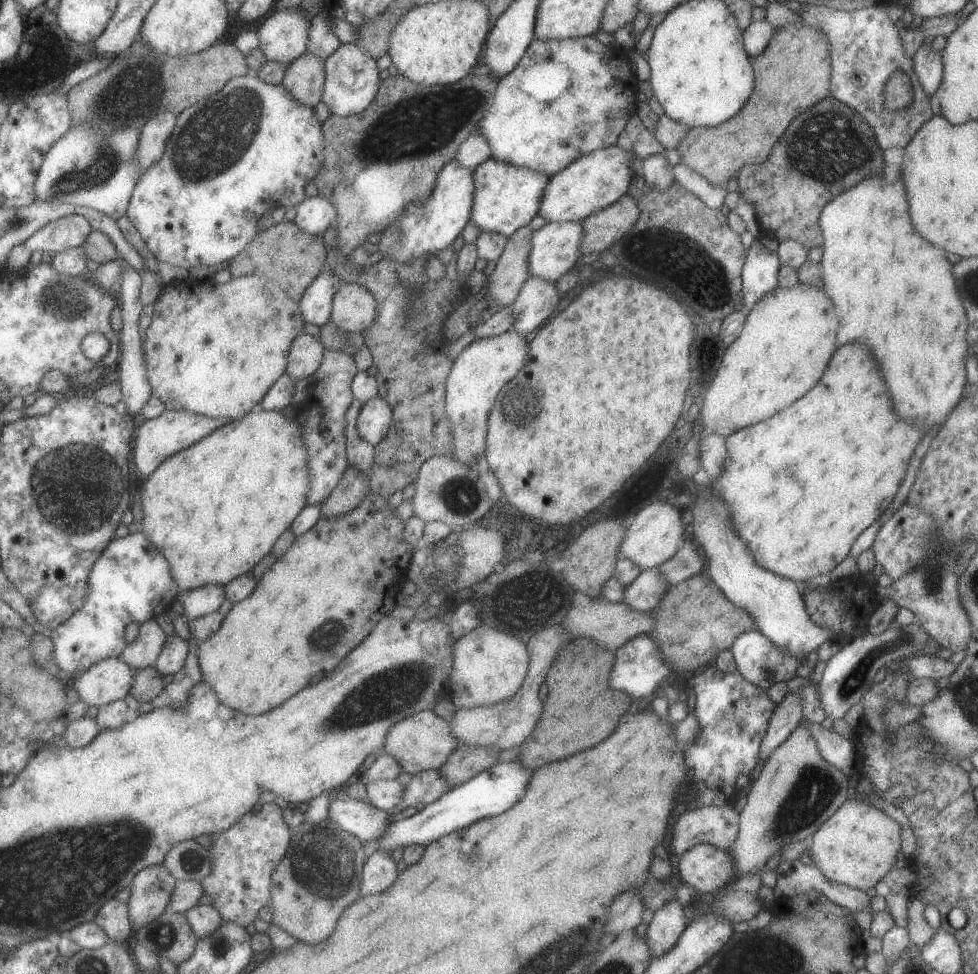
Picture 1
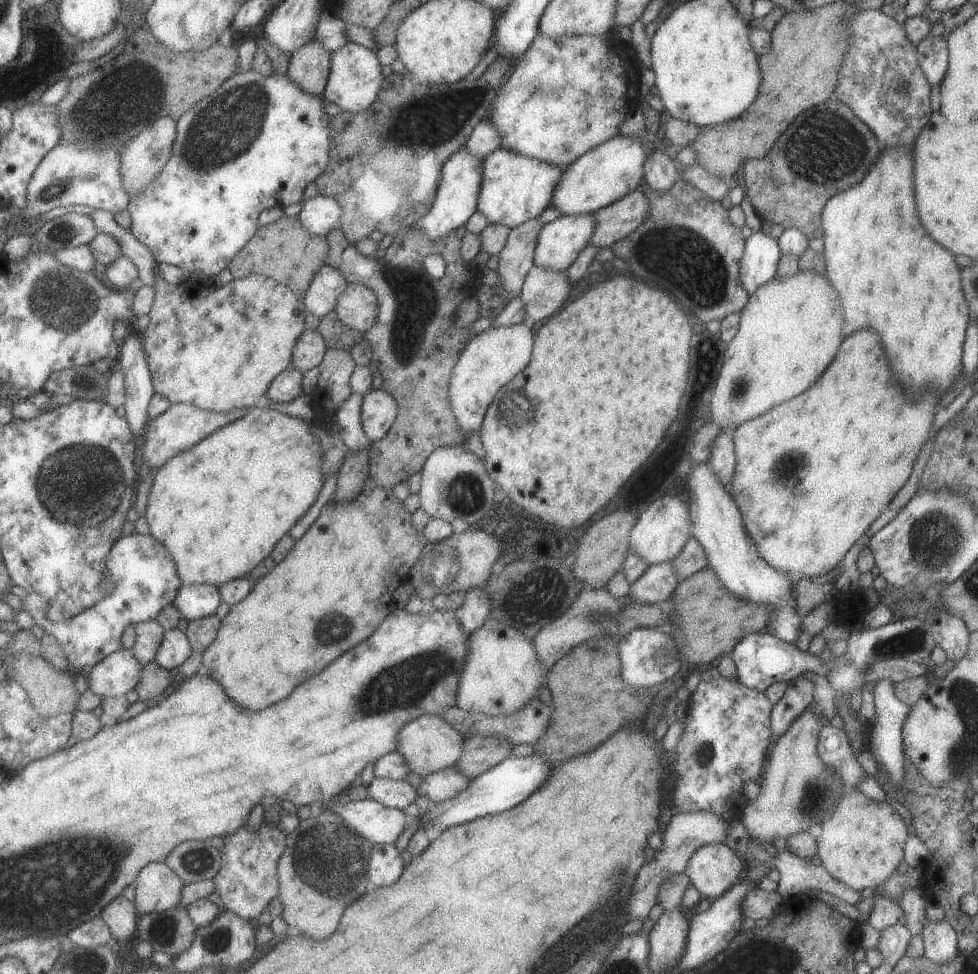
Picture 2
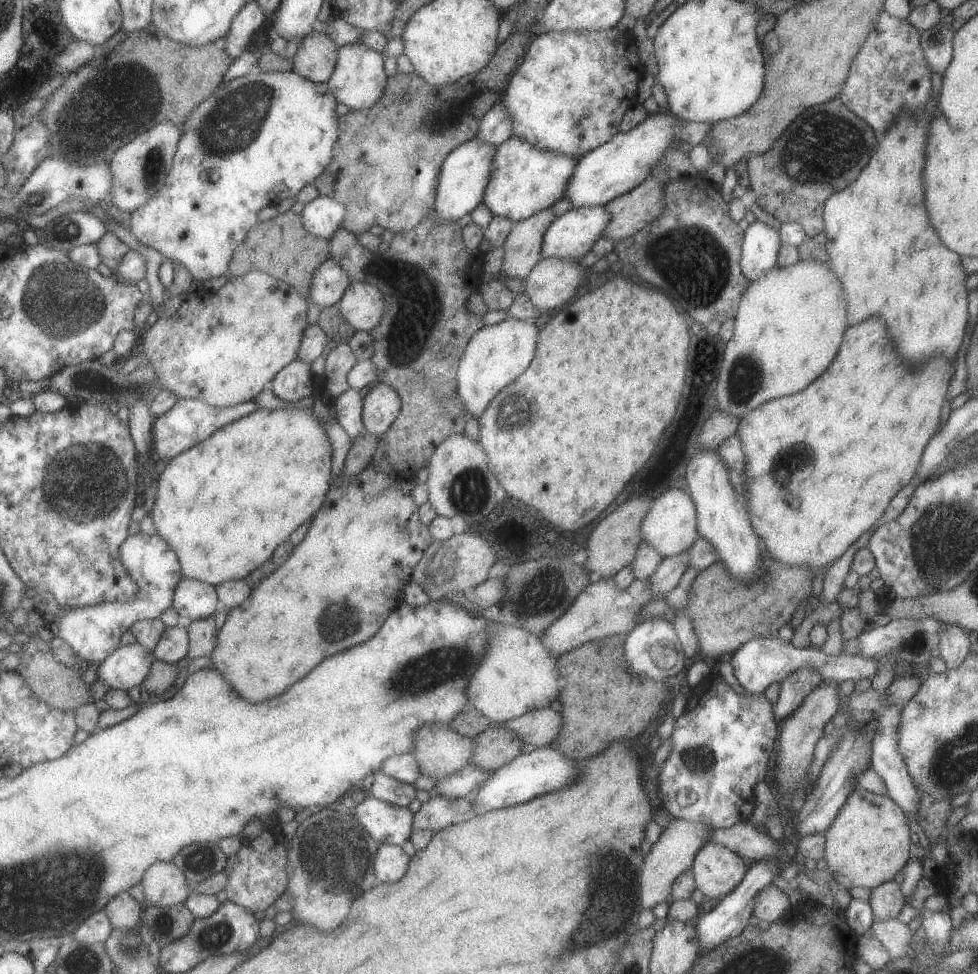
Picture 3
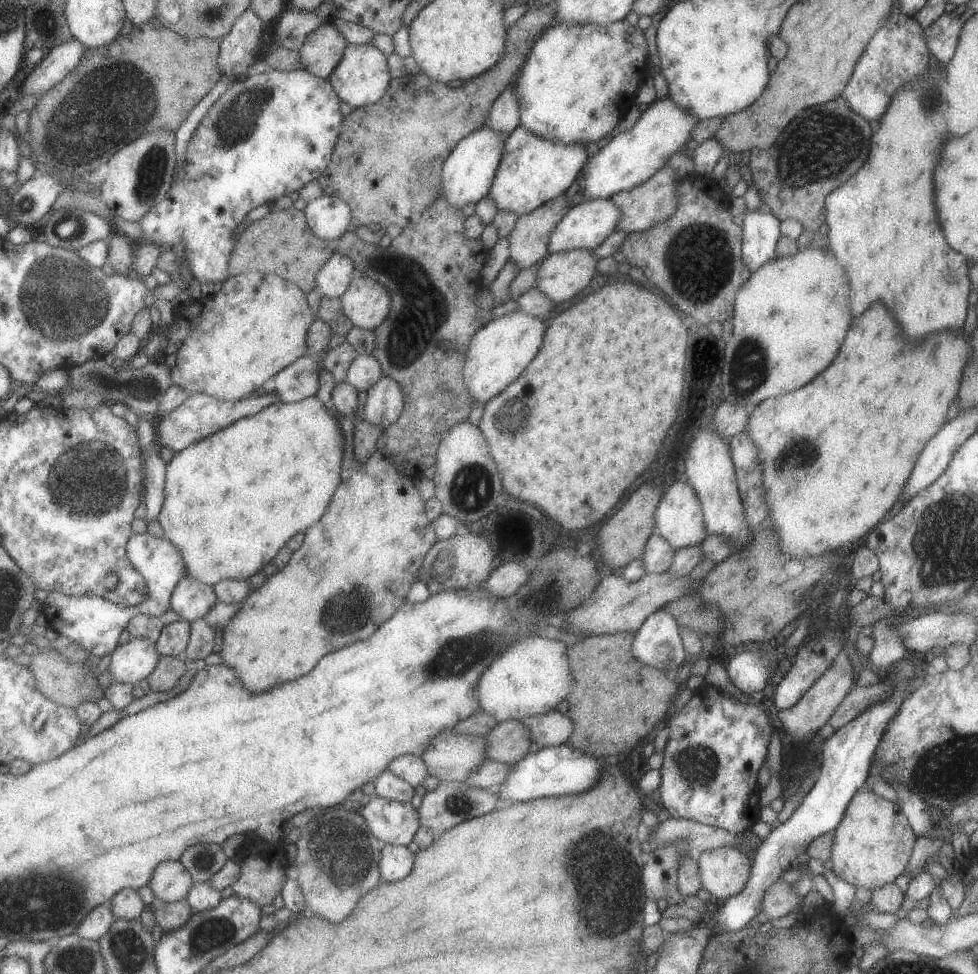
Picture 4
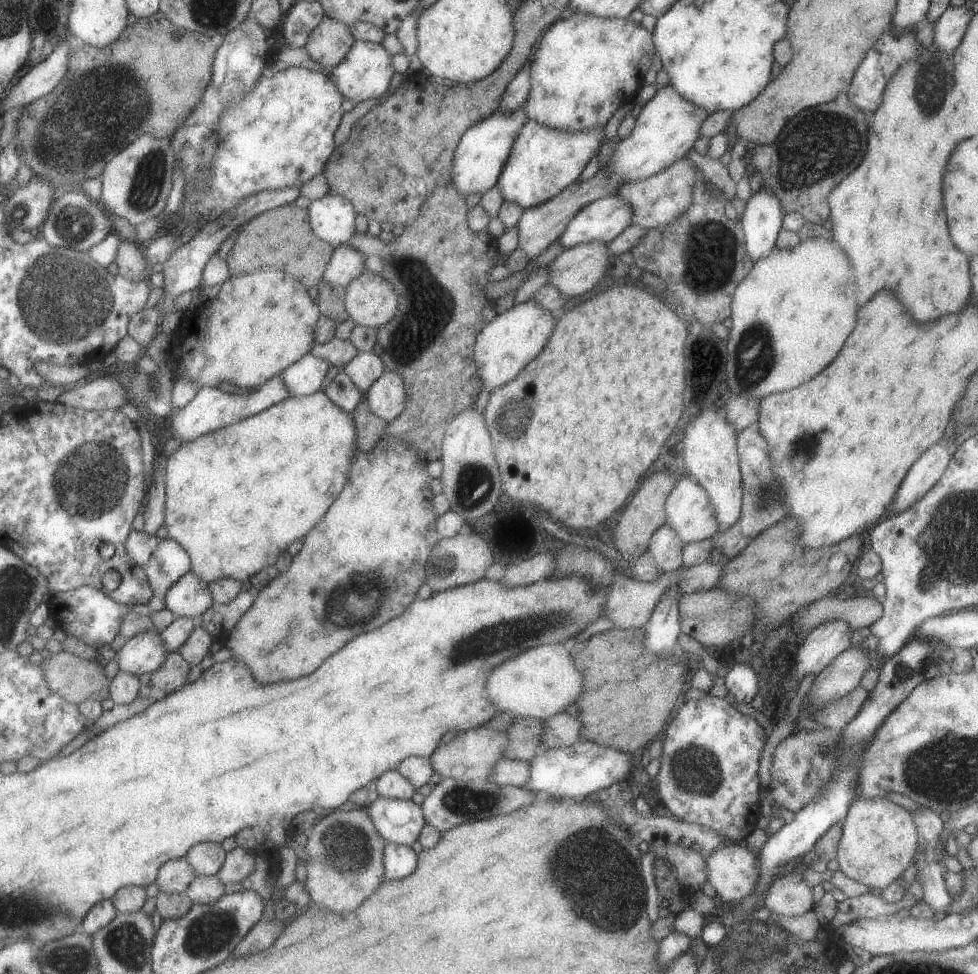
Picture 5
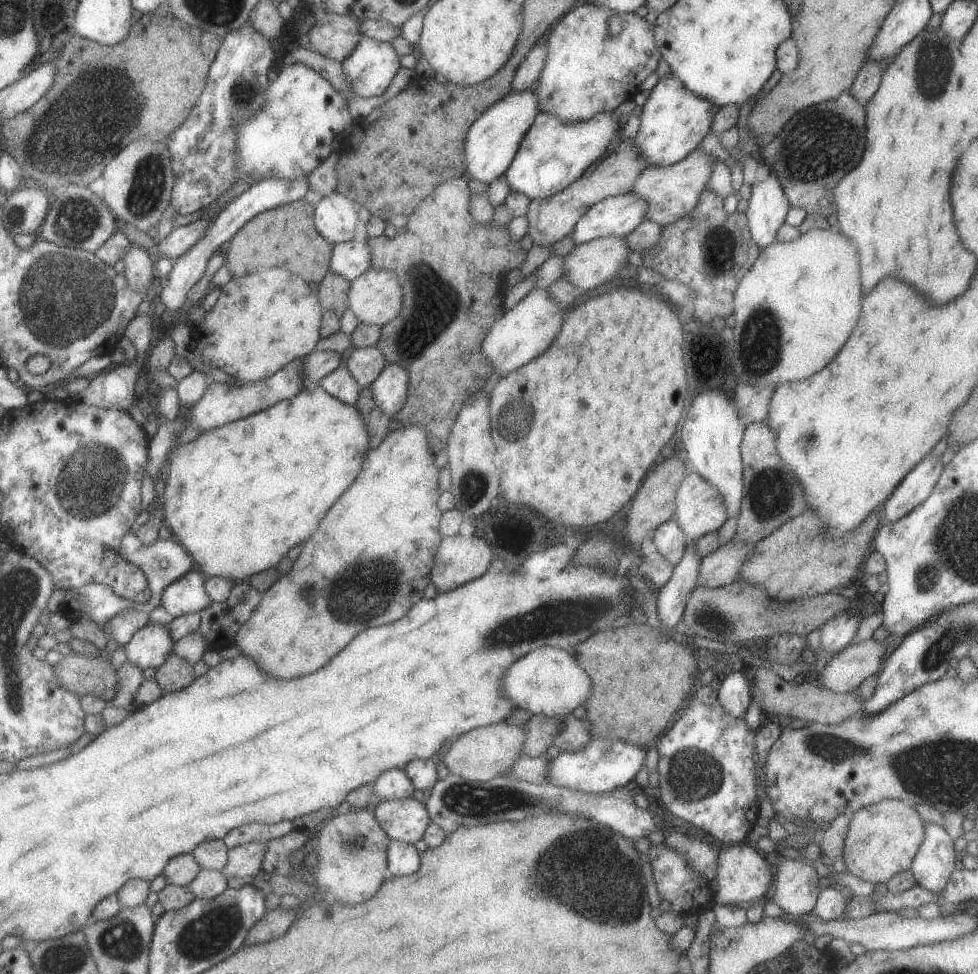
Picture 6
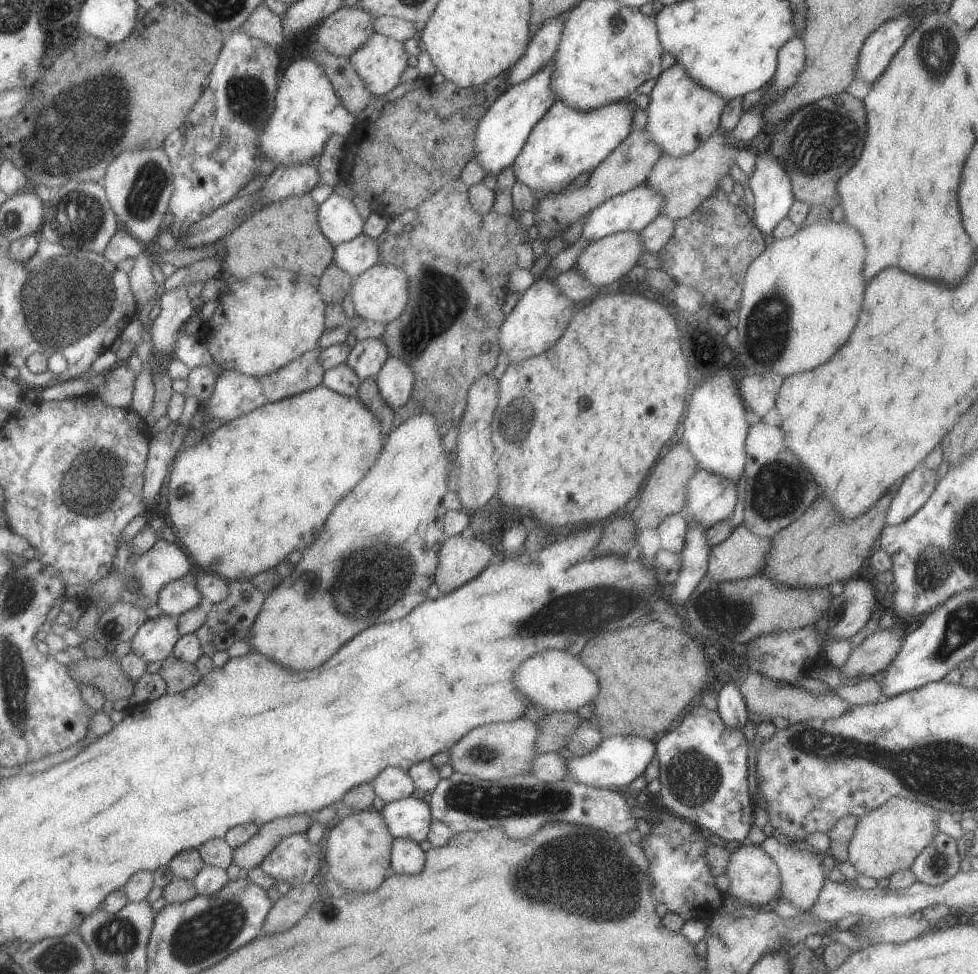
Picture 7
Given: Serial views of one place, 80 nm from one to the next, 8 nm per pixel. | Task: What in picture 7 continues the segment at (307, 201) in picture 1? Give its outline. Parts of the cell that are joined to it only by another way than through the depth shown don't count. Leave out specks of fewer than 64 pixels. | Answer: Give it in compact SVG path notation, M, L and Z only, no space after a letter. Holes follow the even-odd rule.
M332 193L318 204L317 224L323 237L337 245L356 238L364 222L351 199Z

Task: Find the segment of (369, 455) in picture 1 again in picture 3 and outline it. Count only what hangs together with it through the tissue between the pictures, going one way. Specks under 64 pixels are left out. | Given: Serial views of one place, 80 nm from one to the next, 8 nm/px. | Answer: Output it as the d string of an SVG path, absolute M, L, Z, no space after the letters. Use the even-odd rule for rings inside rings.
M351 388L344 390L331 403L335 407L338 423L350 440L362 434L364 424L362 423L362 398L359 391Z

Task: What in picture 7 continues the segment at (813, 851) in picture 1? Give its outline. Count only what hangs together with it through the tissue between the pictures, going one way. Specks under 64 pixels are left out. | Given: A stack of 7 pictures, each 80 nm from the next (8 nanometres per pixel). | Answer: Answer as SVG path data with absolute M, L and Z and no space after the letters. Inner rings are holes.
M891 797L875 810L856 820L848 844L848 861L859 875L879 880L895 871L909 869L915 857L934 839L938 831L935 817L940 810L917 801Z

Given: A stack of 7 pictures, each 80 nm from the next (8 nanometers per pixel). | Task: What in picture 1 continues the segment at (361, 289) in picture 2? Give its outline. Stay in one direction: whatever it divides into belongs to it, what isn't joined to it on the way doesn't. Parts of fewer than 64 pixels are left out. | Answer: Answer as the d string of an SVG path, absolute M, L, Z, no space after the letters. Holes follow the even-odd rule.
M341 283L332 300L329 320L345 332L363 332L377 319L375 297L360 284Z

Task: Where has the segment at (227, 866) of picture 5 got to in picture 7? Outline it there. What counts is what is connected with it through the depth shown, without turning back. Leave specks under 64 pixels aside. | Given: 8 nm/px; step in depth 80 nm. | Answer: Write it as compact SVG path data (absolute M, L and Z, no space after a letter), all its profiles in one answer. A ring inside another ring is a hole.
M307 813L282 816L260 824L257 832L240 847L232 850L232 862L245 872L260 862L283 837L306 833L312 820Z

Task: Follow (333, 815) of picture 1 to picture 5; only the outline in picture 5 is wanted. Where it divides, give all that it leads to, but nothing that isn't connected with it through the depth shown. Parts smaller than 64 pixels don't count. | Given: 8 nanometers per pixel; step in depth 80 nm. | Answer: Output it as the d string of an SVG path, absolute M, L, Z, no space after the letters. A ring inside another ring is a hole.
M377 797L365 807L365 812L386 843L410 846L426 824L420 806L411 799Z

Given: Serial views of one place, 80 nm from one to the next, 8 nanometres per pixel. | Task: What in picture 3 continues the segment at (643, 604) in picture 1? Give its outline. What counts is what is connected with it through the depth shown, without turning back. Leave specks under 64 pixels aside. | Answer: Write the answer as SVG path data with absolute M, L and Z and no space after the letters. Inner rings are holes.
M687 551L680 552L670 557L665 557L657 570L649 575L647 579L648 587L655 596L665 596L667 592L677 586L681 574L688 567L689 553Z

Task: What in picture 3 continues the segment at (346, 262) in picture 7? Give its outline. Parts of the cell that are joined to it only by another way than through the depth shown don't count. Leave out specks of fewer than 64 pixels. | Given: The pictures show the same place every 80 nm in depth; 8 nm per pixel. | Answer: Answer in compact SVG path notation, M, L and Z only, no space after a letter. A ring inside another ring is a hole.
M331 256L314 271L307 302L314 302L319 310L338 302L347 288L349 278L344 268Z

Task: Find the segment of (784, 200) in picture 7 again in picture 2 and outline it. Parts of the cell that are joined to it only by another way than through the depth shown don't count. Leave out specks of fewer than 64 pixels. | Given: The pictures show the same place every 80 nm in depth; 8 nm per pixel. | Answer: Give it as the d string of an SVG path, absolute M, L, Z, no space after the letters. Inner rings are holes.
M758 229L752 232L744 240L744 249L741 258L738 260L739 278L743 288L748 292L748 296L764 282L770 281L776 276L776 266L781 256L776 232L766 233Z

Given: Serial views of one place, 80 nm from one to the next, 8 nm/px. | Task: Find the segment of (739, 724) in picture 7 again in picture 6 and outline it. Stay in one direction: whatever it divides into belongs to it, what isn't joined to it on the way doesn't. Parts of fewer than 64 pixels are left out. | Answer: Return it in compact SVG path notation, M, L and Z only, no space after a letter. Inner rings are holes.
M729 672L717 689L719 706L735 718L744 718L750 704L751 682L741 672Z

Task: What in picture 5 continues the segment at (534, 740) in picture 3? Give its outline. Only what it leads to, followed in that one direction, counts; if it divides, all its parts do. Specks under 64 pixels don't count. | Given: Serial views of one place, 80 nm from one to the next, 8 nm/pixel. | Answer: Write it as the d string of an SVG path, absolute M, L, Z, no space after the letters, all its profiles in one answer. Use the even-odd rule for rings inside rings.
M558 713L547 719L541 719L543 728L541 728L542 748L559 749L579 741L579 732L581 731L581 722L577 717L569 714Z

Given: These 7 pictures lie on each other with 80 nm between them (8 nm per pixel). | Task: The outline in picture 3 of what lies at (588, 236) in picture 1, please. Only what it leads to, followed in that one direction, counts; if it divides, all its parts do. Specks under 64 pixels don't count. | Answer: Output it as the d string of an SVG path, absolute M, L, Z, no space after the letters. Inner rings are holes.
M649 175L641 184L638 184L633 190L620 194L612 198L604 209L609 213L609 220L602 236L610 238L617 242L623 237L635 234L641 228L647 226L652 220L655 220L664 211L664 186L667 182L660 181L655 175Z

